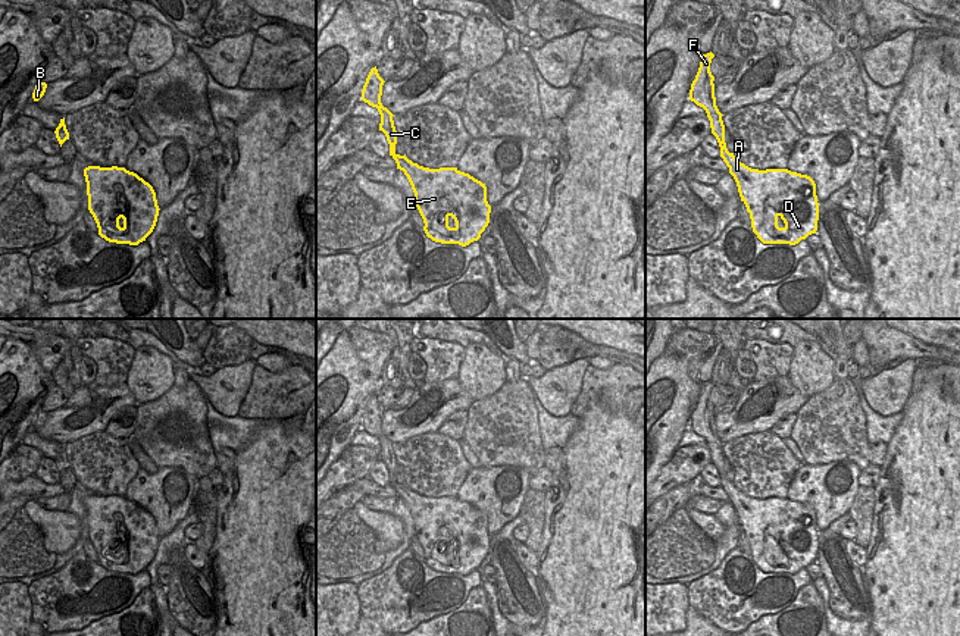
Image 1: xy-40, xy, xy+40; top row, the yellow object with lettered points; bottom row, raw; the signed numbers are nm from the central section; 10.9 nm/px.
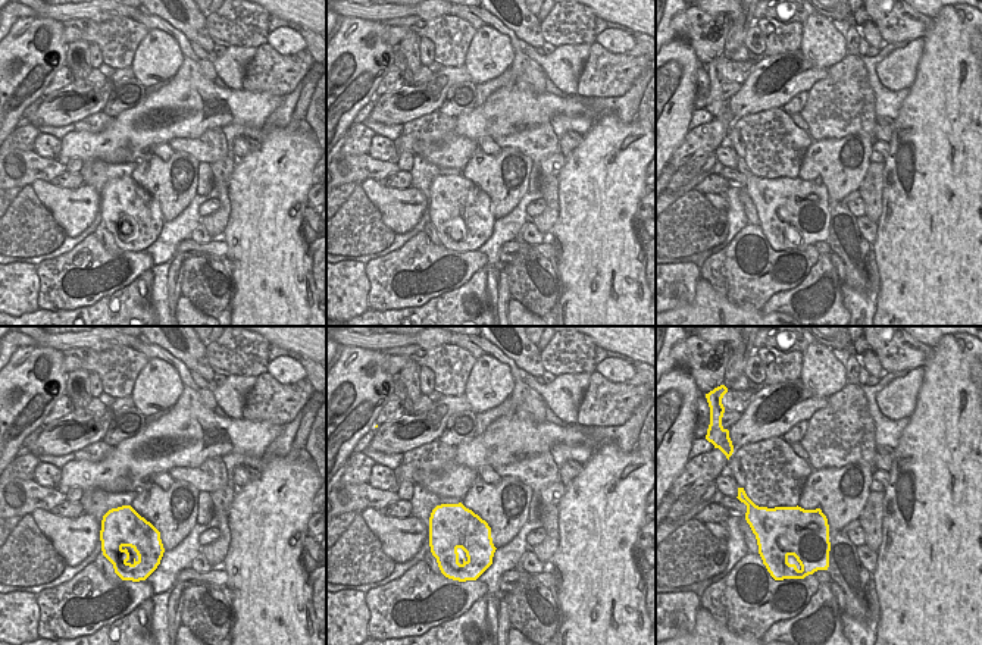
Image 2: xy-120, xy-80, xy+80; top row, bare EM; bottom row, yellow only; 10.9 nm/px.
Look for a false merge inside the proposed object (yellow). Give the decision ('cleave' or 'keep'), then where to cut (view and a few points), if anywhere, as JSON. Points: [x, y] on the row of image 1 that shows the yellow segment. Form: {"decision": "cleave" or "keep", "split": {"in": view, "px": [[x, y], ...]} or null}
{"decision": "keep", "split": null}

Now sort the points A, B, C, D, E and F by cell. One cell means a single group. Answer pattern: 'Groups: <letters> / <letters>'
Groups: A B C D E F

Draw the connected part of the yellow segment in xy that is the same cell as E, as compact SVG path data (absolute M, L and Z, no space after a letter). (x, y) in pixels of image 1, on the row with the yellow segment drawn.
M376 66L370 69L362 90L362 100L381 115L379 131L390 144L390 156L407 176L416 207L423 219L428 238L441 244L469 245L481 238L490 223L491 206L487 187L457 167L429 169L395 153L397 131L393 113L382 106L382 85Z

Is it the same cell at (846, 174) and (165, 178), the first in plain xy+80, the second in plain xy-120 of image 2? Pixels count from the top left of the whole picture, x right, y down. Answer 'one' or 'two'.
one

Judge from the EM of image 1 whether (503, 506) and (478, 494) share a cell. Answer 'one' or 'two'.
one

